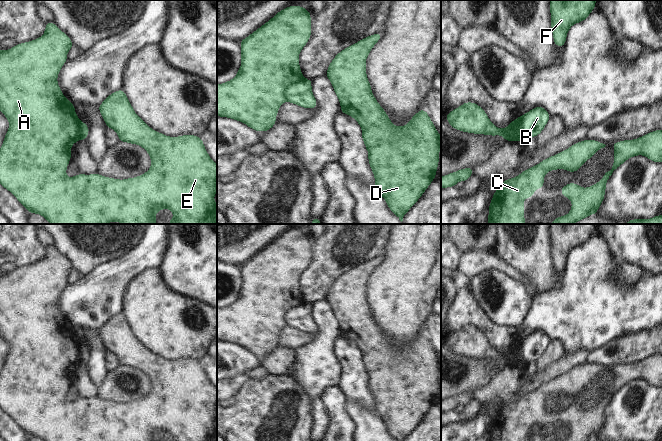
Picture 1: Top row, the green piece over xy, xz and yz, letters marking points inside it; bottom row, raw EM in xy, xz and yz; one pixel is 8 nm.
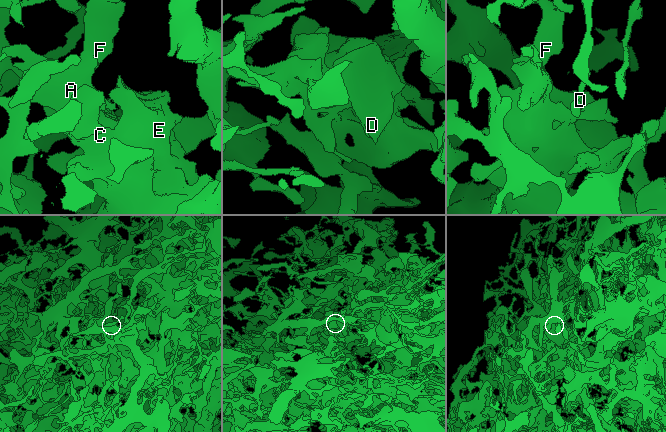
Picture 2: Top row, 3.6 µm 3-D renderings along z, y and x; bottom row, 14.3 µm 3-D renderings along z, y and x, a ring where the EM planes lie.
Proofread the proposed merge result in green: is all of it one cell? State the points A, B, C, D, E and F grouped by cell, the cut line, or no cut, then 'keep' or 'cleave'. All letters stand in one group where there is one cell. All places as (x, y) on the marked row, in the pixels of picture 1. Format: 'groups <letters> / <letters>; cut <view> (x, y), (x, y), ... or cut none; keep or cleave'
groups A C D E F / B; cut xz (303, 77), (286, 88), (286, 100); cleave

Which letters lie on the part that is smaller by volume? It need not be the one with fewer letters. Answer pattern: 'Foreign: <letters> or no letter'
Foreign: B

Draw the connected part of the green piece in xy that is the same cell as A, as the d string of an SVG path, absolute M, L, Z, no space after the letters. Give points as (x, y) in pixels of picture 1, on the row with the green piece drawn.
M54 22L45 24L44 34L29 42L16 44L9 50L0 50L0 112L9 121L10 125L4 137L0 148L0 184L26 208L29 213L42 215L50 224L107 224L109 222L121 222L122 224L156 224L156 212L168 208L174 215L169 219L169 224L217 224L217 204L214 195L217 192L217 164L210 158L203 139L192 134L185 134L177 137L164 135L156 130L152 130L134 111L128 97L123 89L117 90L107 96L107 98L98 106L99 112L106 124L106 127L113 129L120 142L136 144L144 148L151 158L150 169L134 178L124 180L110 178L99 175L97 172L86 175L78 173L74 177L67 177L66 170L71 161L71 146L79 140L78 117L75 112L75 105L71 103L61 91L58 85L57 77L62 66L67 62L67 52L73 48L73 43L69 36L61 31Z

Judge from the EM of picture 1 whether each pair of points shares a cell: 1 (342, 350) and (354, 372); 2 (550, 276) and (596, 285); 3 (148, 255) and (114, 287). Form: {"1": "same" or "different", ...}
{"1": "same", "2": "different", "3": "same"}

